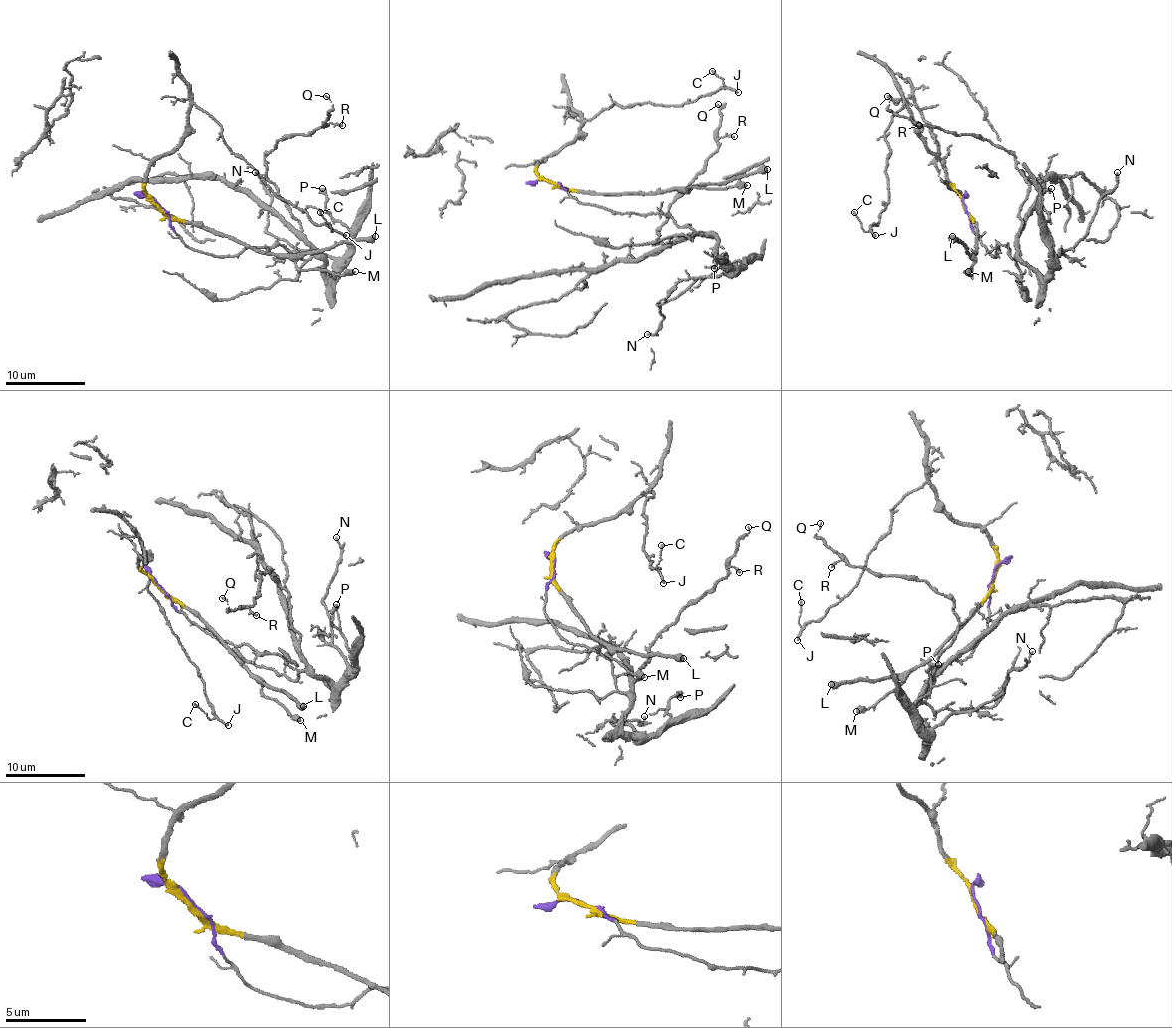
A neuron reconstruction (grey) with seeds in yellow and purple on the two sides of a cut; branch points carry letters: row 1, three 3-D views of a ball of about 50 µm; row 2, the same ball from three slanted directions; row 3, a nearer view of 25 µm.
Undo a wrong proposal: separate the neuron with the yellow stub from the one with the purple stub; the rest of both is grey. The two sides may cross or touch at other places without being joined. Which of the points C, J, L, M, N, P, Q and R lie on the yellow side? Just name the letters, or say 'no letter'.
C, J, L, M

